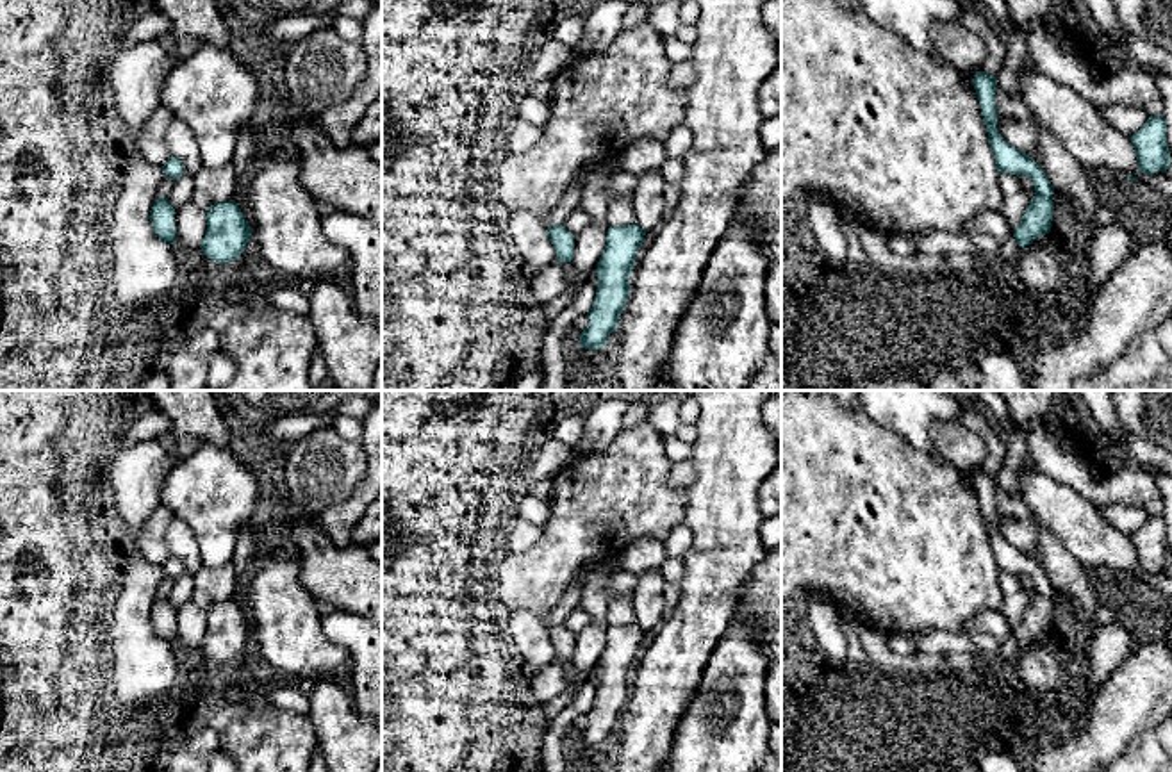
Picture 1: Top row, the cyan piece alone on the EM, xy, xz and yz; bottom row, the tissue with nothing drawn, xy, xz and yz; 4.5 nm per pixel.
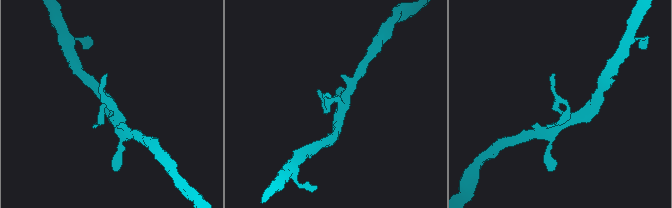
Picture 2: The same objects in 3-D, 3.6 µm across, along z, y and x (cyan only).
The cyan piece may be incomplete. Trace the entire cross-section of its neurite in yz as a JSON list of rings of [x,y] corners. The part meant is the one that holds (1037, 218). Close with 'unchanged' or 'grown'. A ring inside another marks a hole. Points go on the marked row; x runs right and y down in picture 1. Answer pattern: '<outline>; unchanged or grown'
[[[976,73],[972,78],[976,89],[981,116],[988,132],[988,141],[995,159],[997,173],[1026,175],[1033,180],[1035,198],[1026,209],[1020,225],[1015,228],[1013,237],[1020,248],[1029,246],[1036,237],[1051,232],[1051,221],[1054,212],[1052,191],[1049,178],[1042,168],[1028,155],[1008,144],[997,130],[997,105],[995,77],[988,73]]]; unchanged

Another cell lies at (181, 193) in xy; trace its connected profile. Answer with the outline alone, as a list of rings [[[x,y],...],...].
[[[184,171],[180,178],[173,180],[173,187],[166,198],[169,200],[175,212],[191,209],[193,191],[194,177],[191,173]]]

